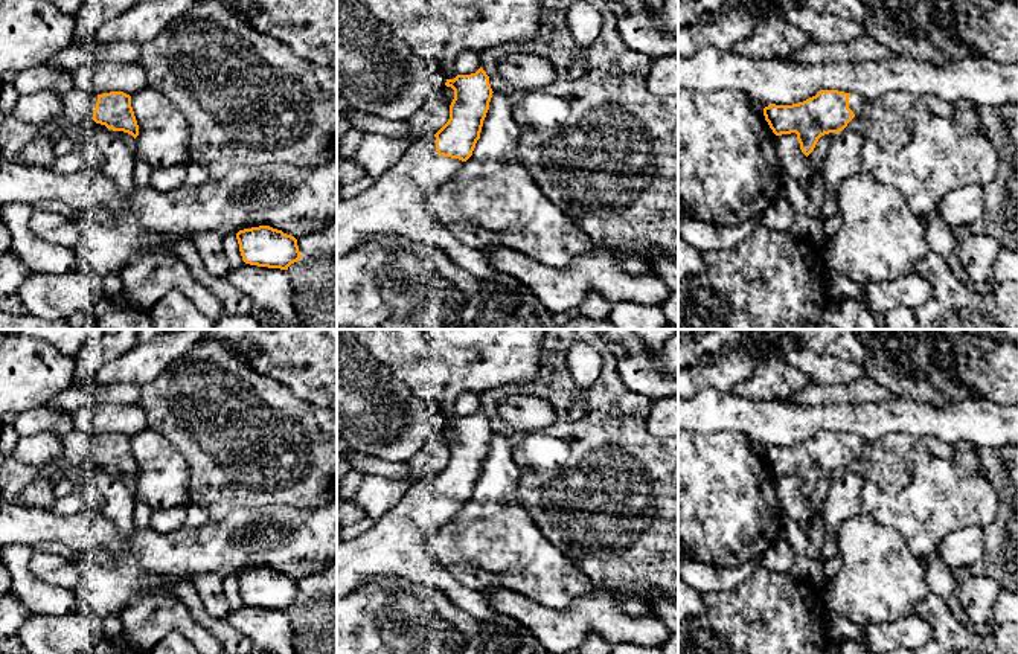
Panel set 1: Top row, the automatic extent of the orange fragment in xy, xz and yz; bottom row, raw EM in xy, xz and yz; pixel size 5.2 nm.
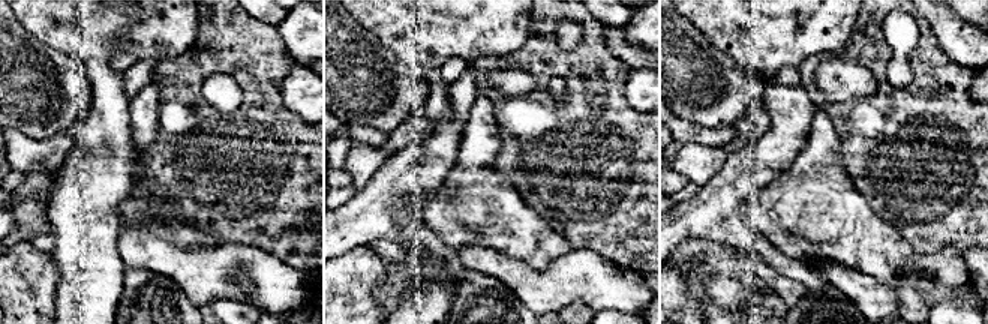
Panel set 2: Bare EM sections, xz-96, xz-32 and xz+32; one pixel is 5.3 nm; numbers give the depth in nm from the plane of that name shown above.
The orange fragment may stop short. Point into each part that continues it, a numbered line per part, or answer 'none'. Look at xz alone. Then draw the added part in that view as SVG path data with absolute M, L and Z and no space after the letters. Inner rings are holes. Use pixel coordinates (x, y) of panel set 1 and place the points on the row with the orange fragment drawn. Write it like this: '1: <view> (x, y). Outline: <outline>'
1: xz (395, 205). Outline: M434 134L415 140L372 188L337 204L337 259L370 236L402 236L422 248L440 248L472 276L492 277L497 270L482 253L462 244L425 206L431 189L451 180L462 165L437 154Z

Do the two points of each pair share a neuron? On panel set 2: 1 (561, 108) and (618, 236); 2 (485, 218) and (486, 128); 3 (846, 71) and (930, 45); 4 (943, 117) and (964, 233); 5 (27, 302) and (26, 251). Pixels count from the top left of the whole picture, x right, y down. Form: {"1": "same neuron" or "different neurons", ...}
{"1": "same neuron", "2": "same neuron", "3": "different neurons", "4": "same neuron", "5": "same neuron"}

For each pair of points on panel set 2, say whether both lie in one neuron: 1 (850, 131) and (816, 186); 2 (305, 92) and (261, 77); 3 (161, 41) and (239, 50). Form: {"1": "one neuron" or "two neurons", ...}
{"1": "two neurons", "2": "two neurons", "3": "two neurons"}

